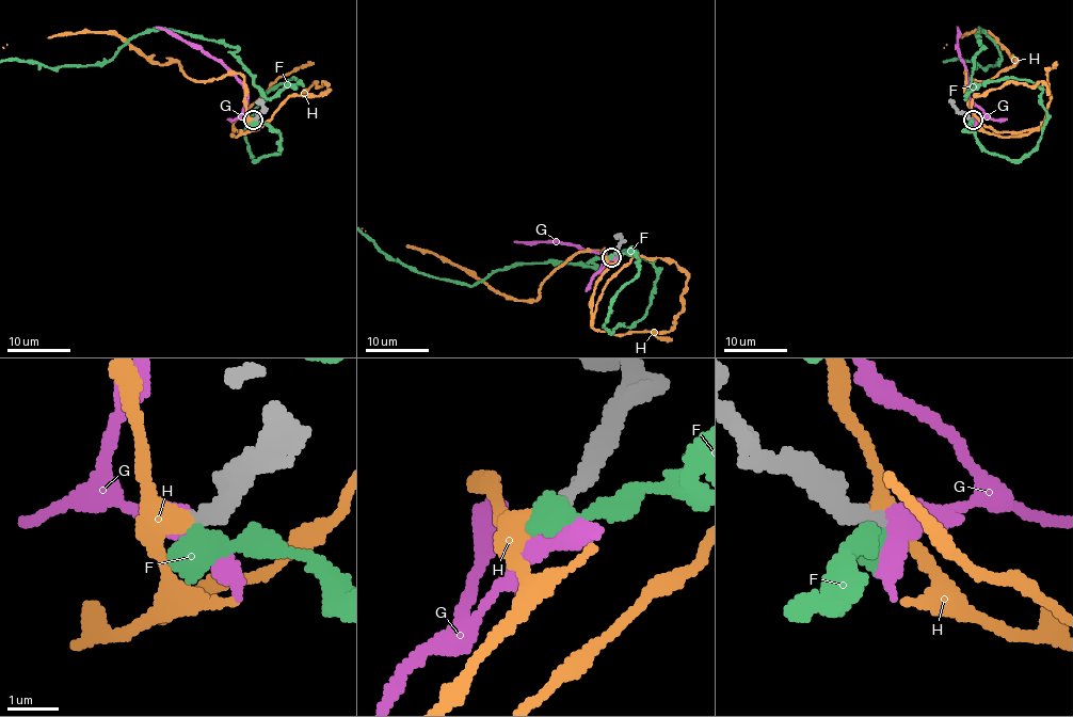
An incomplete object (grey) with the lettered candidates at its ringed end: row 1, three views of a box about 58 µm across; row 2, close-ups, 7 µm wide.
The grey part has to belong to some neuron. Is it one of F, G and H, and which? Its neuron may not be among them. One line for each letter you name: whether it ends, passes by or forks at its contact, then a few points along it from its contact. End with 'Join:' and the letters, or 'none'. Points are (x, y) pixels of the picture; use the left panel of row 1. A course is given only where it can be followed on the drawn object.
Join: none

